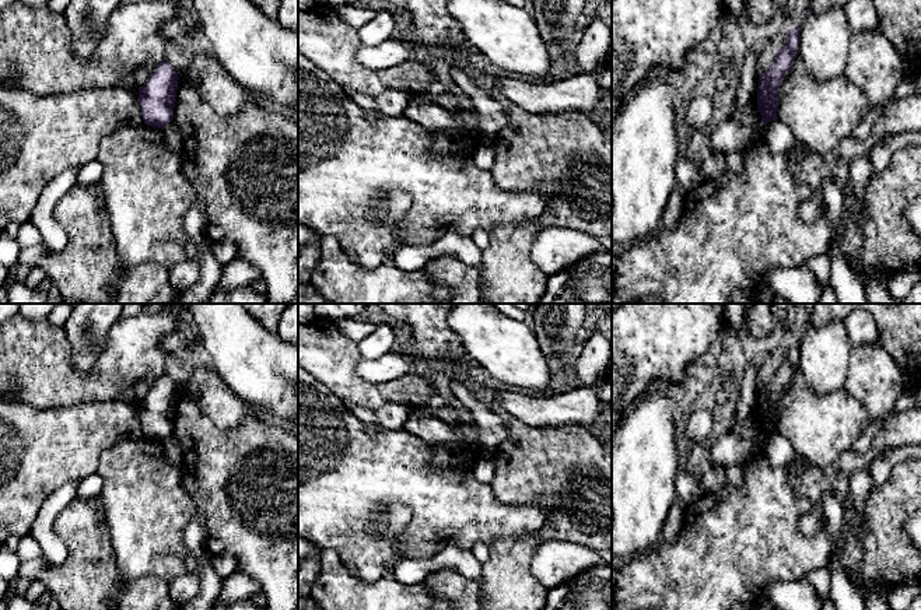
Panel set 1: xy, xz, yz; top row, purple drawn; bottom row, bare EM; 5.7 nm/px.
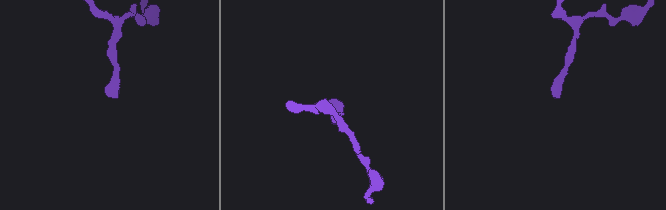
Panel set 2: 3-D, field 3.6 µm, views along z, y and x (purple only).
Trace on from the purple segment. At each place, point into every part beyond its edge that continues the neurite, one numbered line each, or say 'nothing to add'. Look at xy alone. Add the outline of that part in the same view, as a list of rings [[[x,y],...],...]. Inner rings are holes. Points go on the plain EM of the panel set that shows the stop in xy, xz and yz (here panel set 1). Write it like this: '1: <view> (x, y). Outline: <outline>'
nothing to add

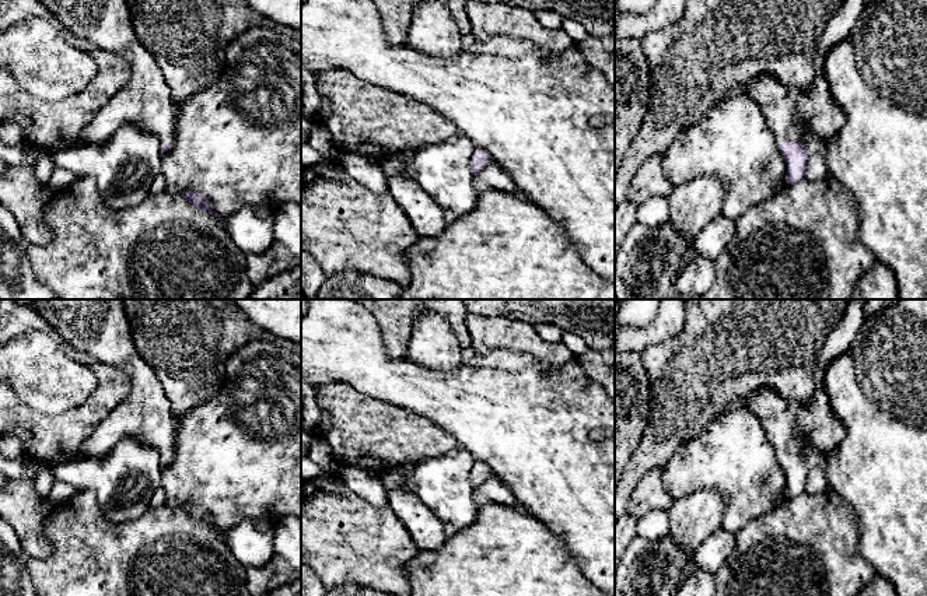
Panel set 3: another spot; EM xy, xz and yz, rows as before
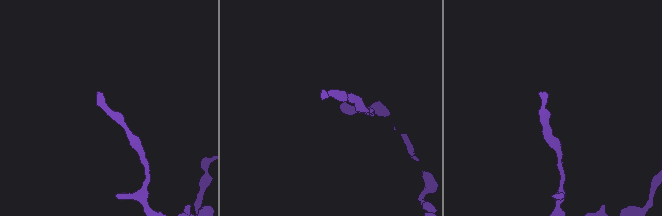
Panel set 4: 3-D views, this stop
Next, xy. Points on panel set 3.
1: xy (100, 328). Outline: [[[14,299],[36,311],[69,347],[84,351],[108,367],[120,368],[130,378],[132,389],[109,416],[98,425],[83,445],[84,457],[98,457],[108,453],[118,441],[134,438],[143,445],[154,446],[161,457],[172,456],[176,423],[171,403],[160,379],[140,357],[134,346],[123,299]]]

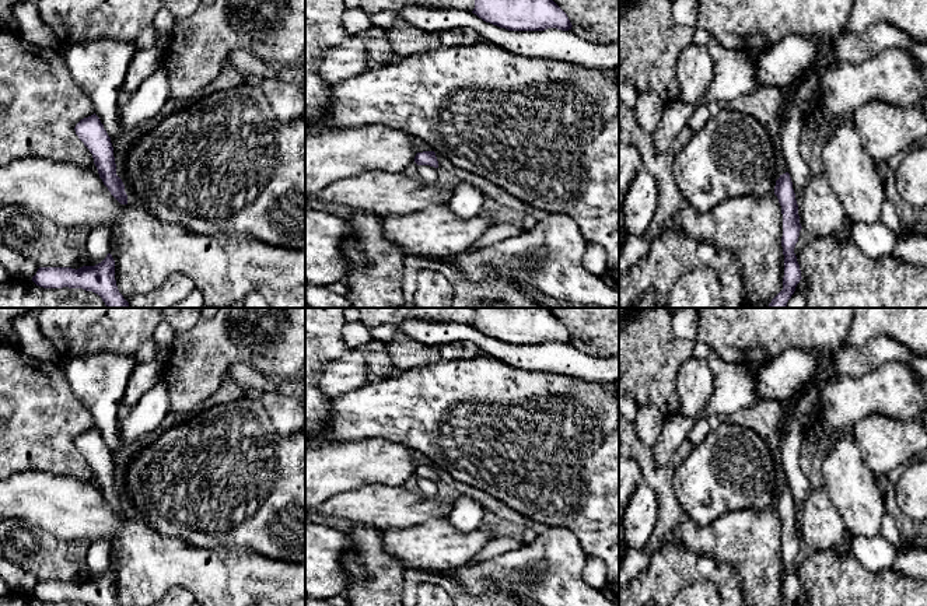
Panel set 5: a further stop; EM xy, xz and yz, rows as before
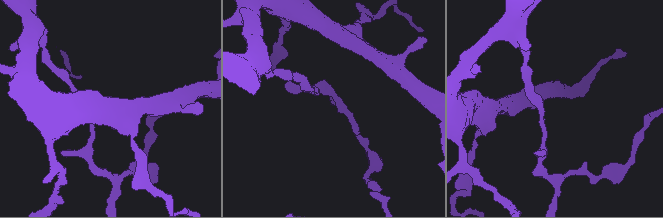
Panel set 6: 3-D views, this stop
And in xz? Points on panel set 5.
nothing to add

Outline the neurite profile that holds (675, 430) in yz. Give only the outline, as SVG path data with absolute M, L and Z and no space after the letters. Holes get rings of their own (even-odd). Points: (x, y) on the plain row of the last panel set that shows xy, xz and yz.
M679 414L665 418L662 431L651 448L654 460L658 466L676 462L676 449L686 441L689 431L696 425L693 420Z

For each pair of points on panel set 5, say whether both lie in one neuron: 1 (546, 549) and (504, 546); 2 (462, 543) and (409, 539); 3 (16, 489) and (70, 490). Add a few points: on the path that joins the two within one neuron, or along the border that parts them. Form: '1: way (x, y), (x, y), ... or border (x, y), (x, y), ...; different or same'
1: border (524, 545), (489, 559); different
2: way (450, 543), (422, 543); same
3: way (30, 490), (56, 490); same

